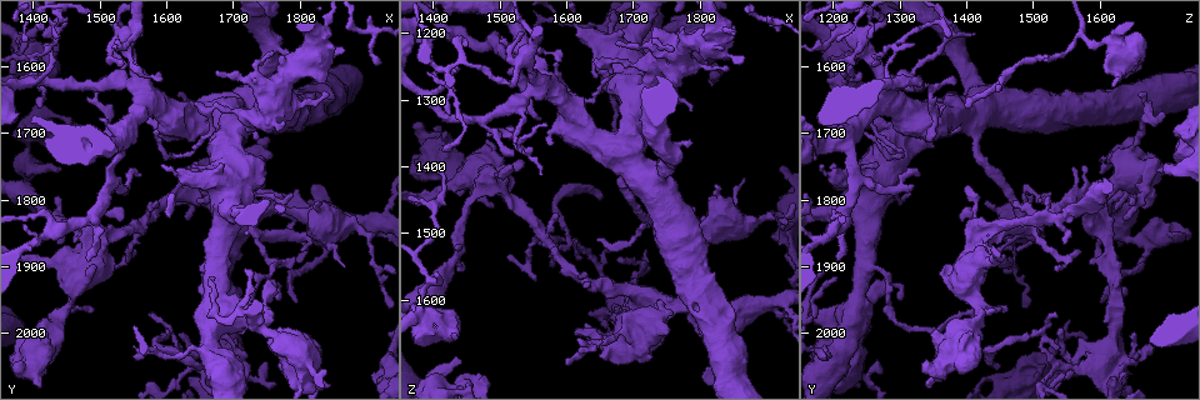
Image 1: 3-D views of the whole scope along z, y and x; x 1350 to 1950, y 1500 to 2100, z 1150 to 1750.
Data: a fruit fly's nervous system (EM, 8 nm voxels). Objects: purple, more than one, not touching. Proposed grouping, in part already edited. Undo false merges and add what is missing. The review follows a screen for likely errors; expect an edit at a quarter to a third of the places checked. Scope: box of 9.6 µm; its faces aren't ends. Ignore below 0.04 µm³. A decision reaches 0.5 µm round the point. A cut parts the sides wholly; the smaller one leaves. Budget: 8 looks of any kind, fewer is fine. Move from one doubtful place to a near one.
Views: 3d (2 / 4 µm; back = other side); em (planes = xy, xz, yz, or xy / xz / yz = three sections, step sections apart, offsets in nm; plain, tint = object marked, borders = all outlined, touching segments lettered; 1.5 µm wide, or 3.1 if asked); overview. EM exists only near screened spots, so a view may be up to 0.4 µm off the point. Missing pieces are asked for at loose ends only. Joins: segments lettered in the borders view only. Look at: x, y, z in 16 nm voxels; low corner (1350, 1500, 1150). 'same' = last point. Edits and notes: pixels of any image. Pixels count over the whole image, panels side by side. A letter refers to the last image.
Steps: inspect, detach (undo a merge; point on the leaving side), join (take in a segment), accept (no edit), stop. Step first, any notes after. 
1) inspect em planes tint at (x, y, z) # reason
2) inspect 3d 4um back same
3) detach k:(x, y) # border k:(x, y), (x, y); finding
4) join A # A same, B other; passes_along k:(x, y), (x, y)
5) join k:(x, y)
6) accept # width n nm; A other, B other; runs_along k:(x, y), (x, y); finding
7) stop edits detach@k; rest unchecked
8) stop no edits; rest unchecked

inspect 3d 4um at (1595, 1670, 1695) # free end

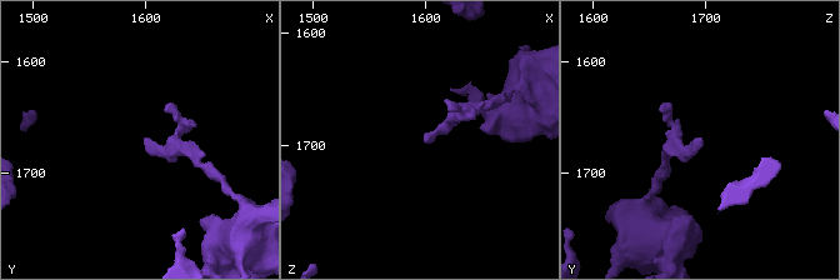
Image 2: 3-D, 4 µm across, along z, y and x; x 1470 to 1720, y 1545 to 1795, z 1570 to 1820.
inspect em planes borders at (1600, 1670, 1694)

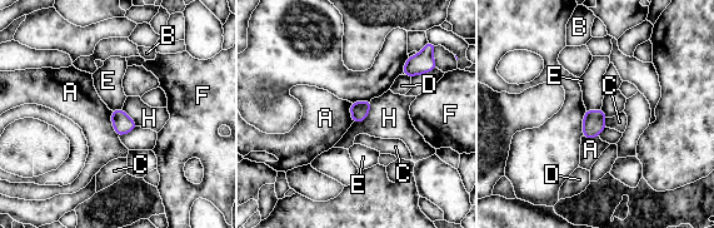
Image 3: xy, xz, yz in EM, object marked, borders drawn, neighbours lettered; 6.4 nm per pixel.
accept # A other, B other, C other, D other, E other, F other, H other; border 3:(600, 108), (587, 110); no lettered segment goes on from it

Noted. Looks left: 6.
inspect em xz step 4 tint at (1740, 1760, 1605) # branch stops here

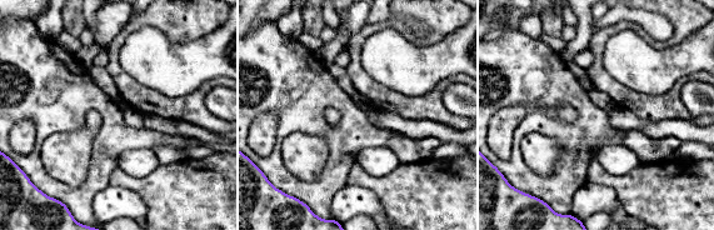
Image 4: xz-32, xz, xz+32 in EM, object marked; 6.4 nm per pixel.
inspect em planes tint same # cut it another way

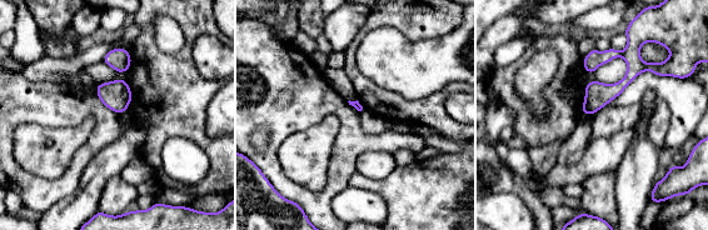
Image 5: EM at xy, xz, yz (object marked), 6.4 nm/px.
inspect em planes borders same

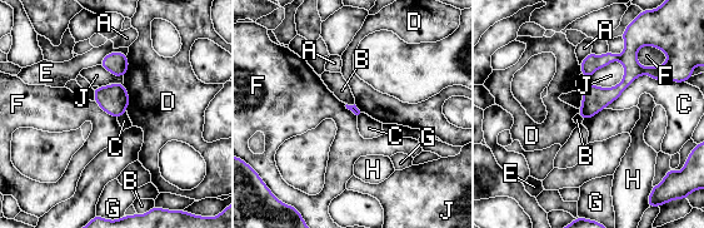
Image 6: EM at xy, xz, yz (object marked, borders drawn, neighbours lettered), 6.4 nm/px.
accept # longest_contact C 480 nm; A other, B other, C other, D other, E other, F other, G other, H other, J other; none of them fits

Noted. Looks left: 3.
inspect em yz step 4 borders at (1660, 1790, 1670) # calibre changes

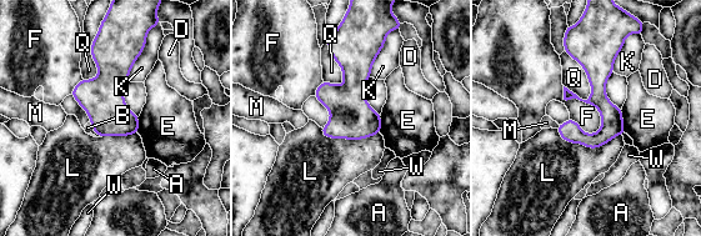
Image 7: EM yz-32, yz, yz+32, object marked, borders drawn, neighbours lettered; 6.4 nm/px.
inspect em planes borders same # another direction

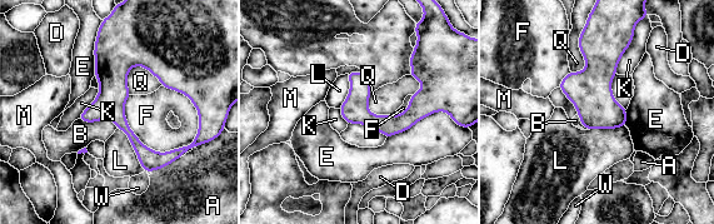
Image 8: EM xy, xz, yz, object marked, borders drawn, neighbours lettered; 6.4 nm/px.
accept # width 180 nm; A other, B other, D other, E other, F other, K other, L other, M other, Q other, W other; runs_along 8:(113, 36), (113, 108), (159, 165); all the same cell

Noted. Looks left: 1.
stop no edits; rest unchecked

